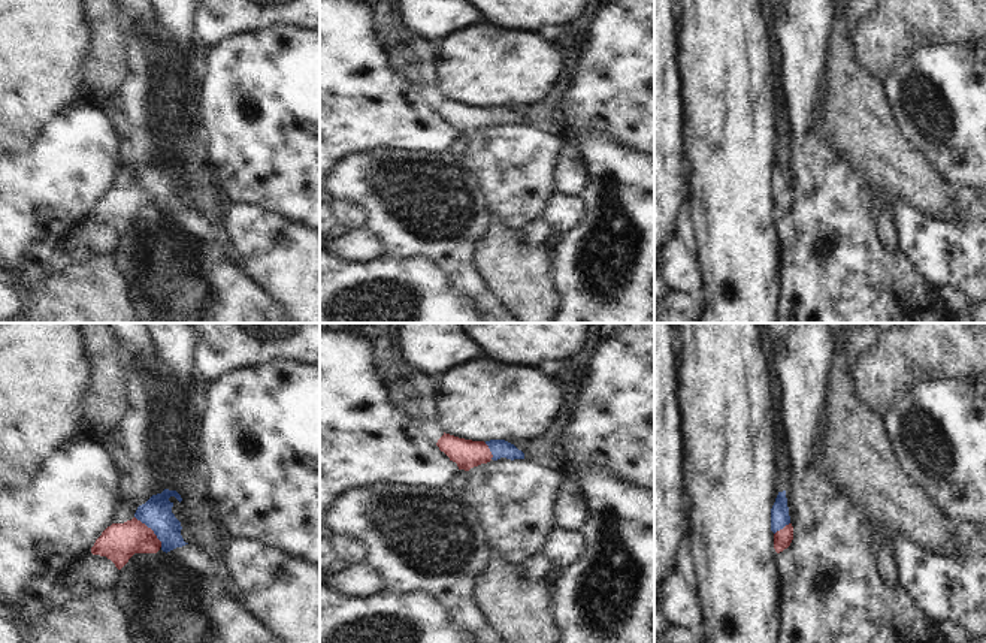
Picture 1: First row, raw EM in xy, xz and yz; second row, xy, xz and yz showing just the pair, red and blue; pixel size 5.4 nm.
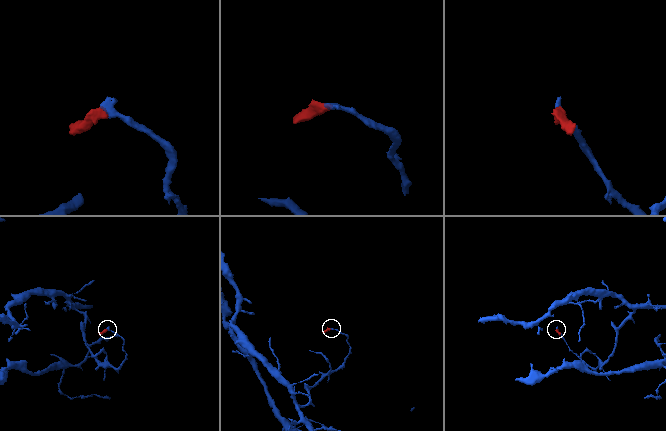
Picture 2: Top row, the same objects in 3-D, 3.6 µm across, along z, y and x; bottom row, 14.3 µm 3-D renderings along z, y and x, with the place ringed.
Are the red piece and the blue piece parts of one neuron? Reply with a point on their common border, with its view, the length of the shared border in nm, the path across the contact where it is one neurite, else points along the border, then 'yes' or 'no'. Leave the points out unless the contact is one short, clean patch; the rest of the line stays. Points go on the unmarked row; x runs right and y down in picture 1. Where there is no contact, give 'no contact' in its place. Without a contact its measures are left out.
contact xy (151, 195); length 220 nm; way xy (120, 207), (151, 195), (156, 178); yes

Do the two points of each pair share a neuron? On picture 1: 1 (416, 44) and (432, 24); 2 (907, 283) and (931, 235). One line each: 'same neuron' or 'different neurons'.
1: different neurons
2: different neurons

